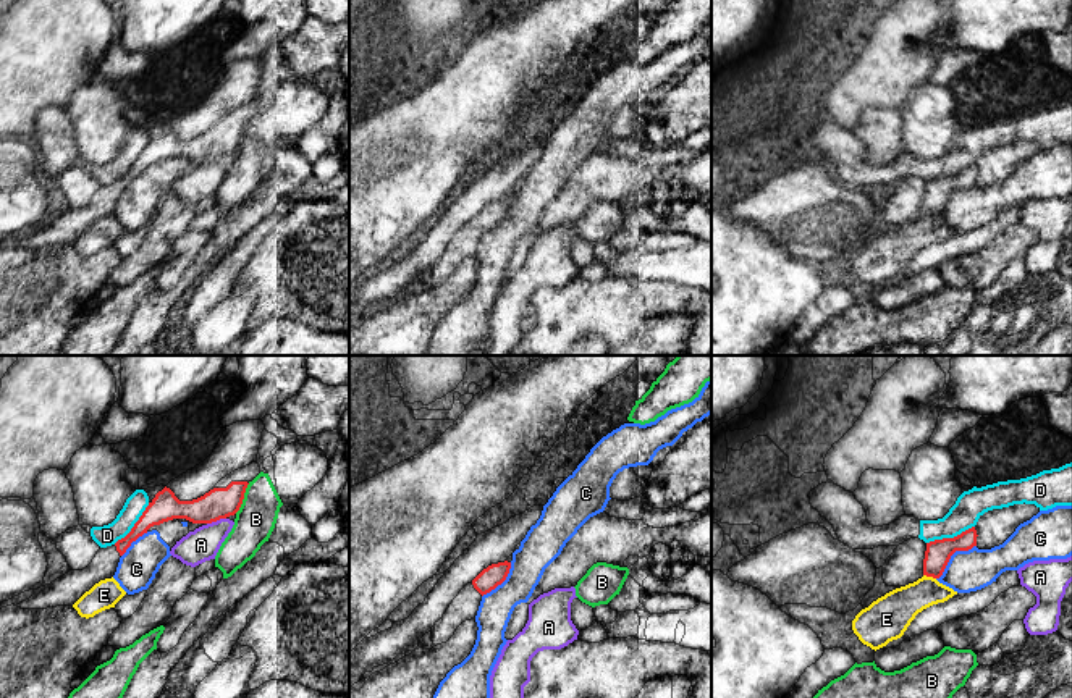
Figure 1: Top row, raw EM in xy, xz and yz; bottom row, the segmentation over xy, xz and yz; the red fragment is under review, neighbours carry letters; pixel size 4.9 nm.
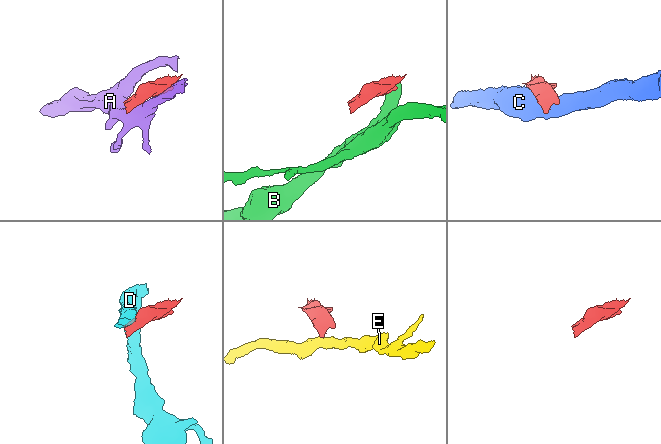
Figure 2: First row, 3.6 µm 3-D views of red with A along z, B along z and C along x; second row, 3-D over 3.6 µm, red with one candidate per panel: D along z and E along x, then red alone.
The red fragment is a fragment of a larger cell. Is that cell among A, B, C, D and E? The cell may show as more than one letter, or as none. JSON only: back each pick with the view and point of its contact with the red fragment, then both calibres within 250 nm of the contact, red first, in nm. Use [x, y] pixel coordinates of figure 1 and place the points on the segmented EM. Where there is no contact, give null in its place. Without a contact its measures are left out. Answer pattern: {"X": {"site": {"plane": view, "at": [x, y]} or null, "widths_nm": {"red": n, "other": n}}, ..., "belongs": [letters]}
{"belongs": []}

